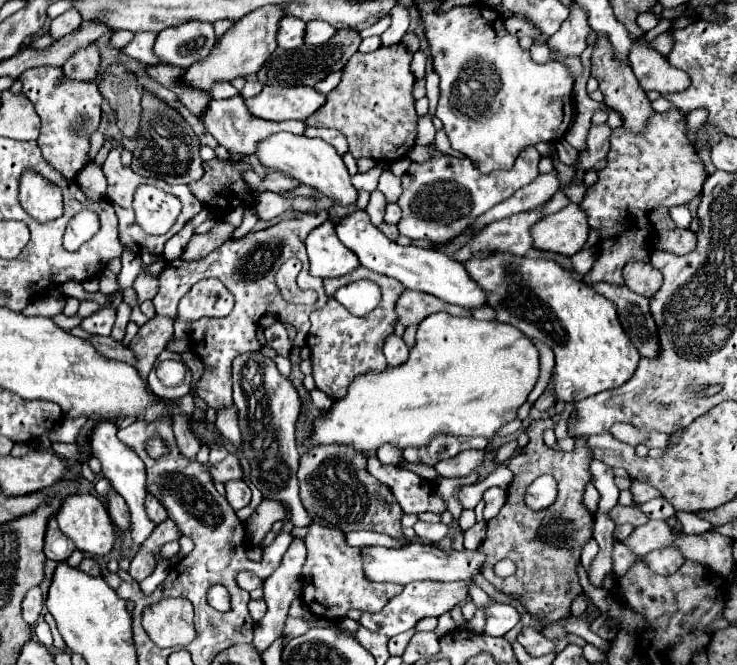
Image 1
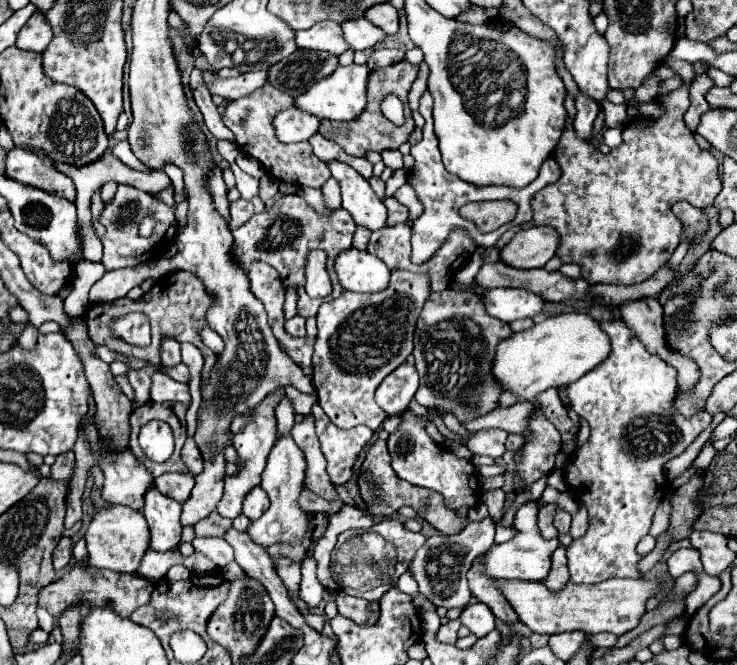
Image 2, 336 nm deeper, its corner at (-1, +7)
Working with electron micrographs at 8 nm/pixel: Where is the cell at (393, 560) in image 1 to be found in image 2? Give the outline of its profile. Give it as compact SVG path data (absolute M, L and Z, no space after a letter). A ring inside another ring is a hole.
M537 501L524 503L516 512L514 517L514 527L520 533L506 541L506 543L494 543L488 553L480 557L480 563L484 567L484 575L488 577L502 577L502 579L524 579L524 581L544 581L548 571L550 571L550 557L554 549L558 547L558 539L546 541L537 526L537 514L539 504Z

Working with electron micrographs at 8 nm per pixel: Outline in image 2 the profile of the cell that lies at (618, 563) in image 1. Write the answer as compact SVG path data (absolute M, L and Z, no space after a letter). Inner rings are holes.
M600 321L600 327L610 337L610 355L584 377L566 387L570 407L590 425L588 443L584 443L564 467L570 493L586 505L590 515L588 531L580 539L574 539L566 549L570 581L586 585L602 583L616 577L648 577L638 569L642 555L638 555L636 545L648 533L652 525L652 515L666 495L666 477L662 467L672 457L680 455L712 423L712 415L708 413L698 413L686 419L672 409L672 399L678 387L676 369L662 361L658 355L652 355L624 321Z

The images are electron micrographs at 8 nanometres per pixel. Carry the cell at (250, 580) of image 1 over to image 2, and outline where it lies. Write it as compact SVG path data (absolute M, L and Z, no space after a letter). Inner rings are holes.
M198 537L192 541L194 551L204 553L210 561L214 561L218 567L228 565L230 561L234 561L234 549L224 541L224 539L214 539L214 537Z

